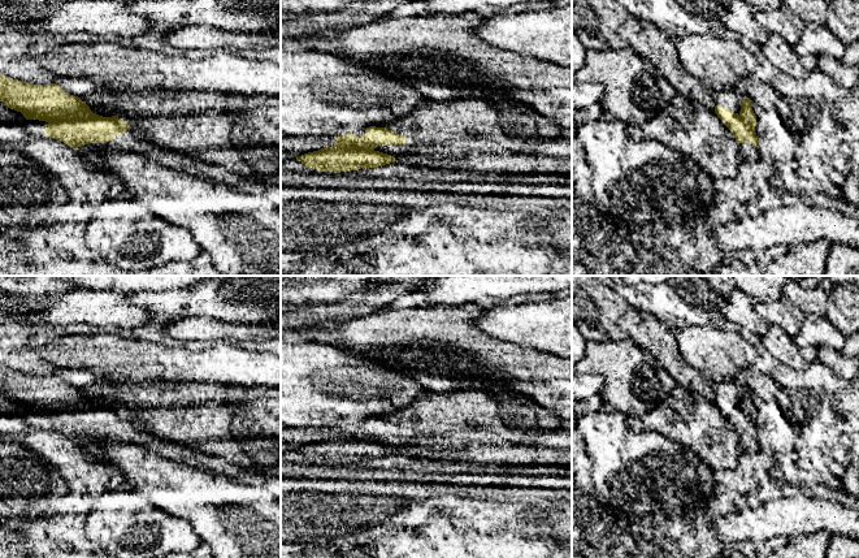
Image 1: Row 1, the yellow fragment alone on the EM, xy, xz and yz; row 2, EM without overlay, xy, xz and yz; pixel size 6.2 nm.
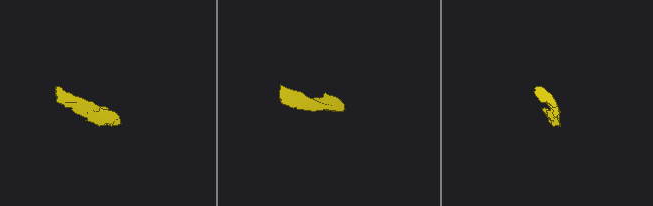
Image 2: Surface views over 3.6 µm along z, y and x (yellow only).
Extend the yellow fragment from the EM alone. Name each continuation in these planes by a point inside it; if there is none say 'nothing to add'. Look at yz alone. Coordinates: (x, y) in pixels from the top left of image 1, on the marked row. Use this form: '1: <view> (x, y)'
1: yz (747, 152)

